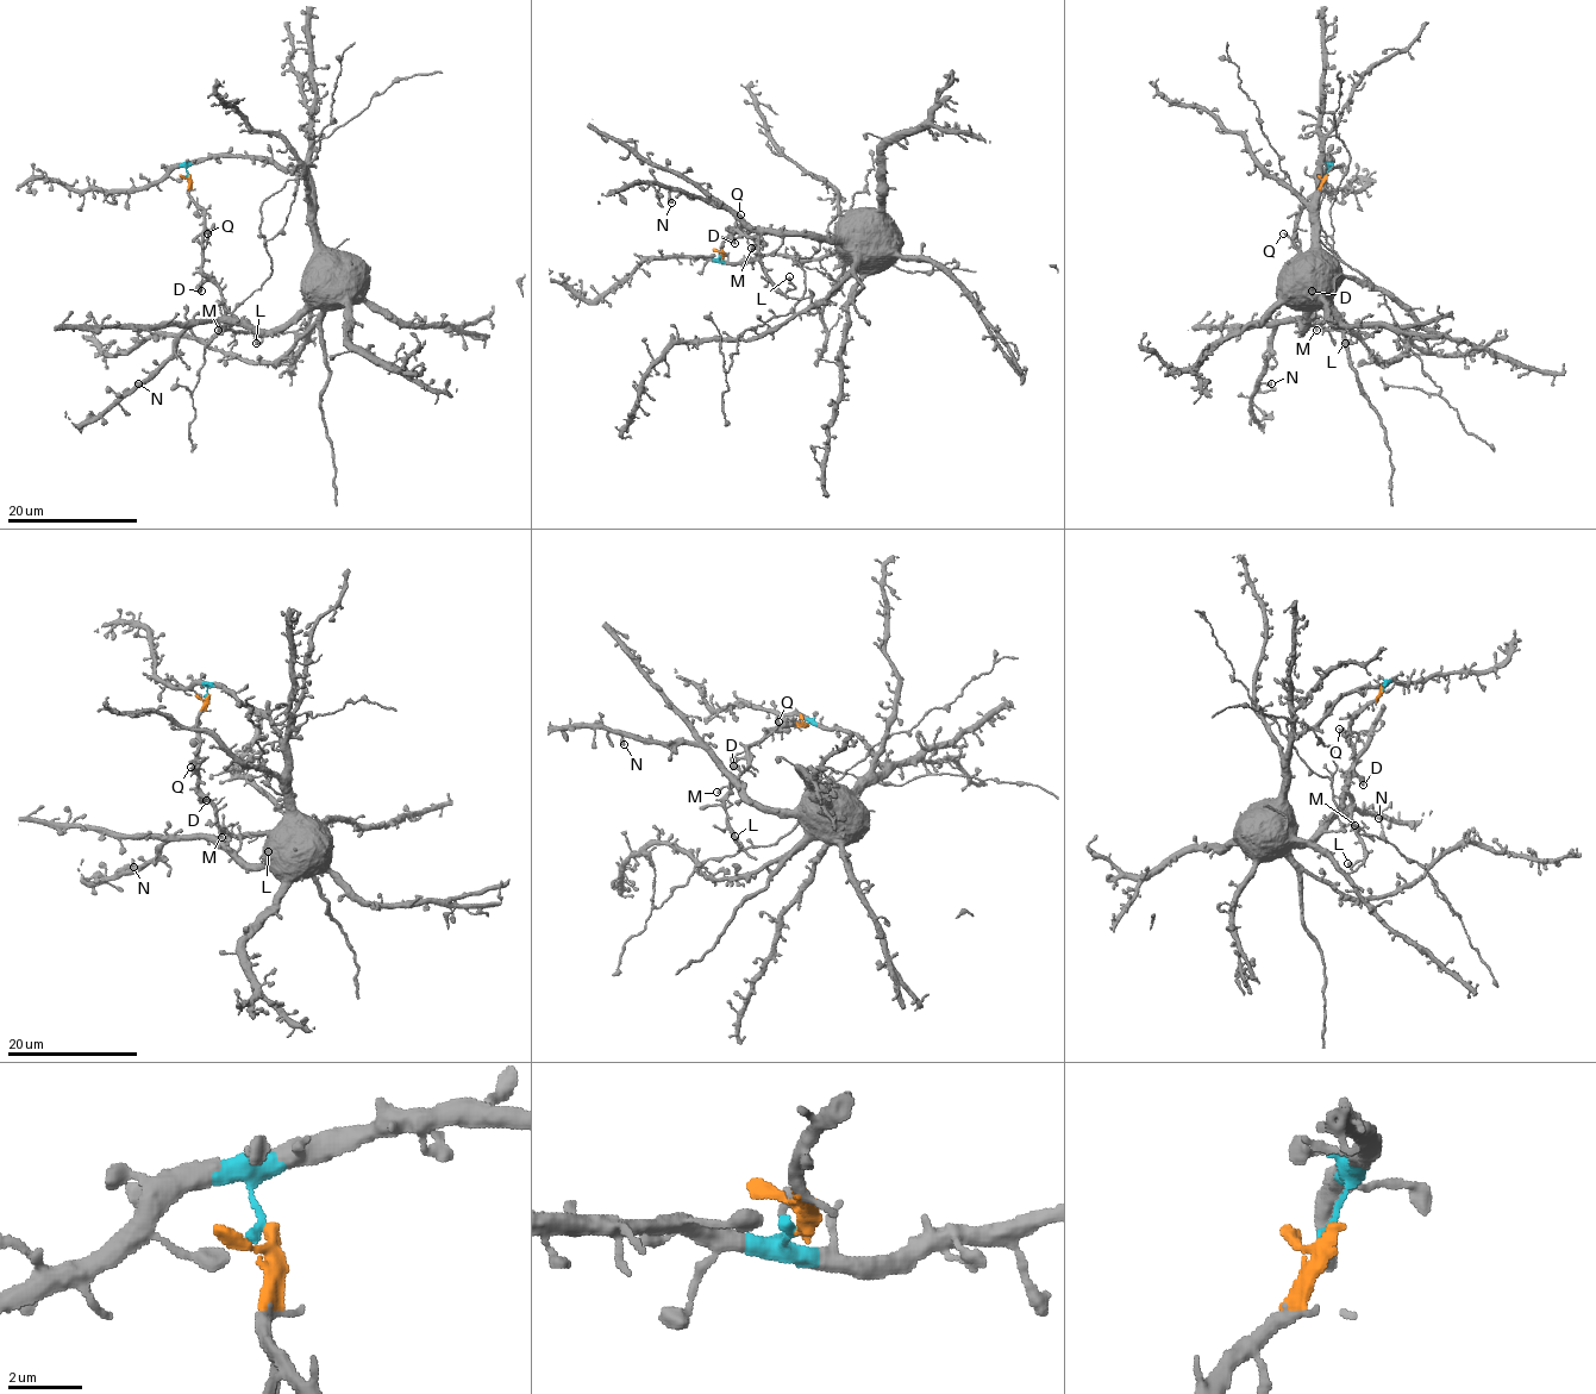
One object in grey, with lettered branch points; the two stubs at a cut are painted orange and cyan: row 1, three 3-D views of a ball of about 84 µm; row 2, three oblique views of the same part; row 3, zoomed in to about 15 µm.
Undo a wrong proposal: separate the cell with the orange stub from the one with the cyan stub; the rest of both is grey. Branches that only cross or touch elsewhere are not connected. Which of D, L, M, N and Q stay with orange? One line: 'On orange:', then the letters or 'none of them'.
On orange: D, L, M, Q

